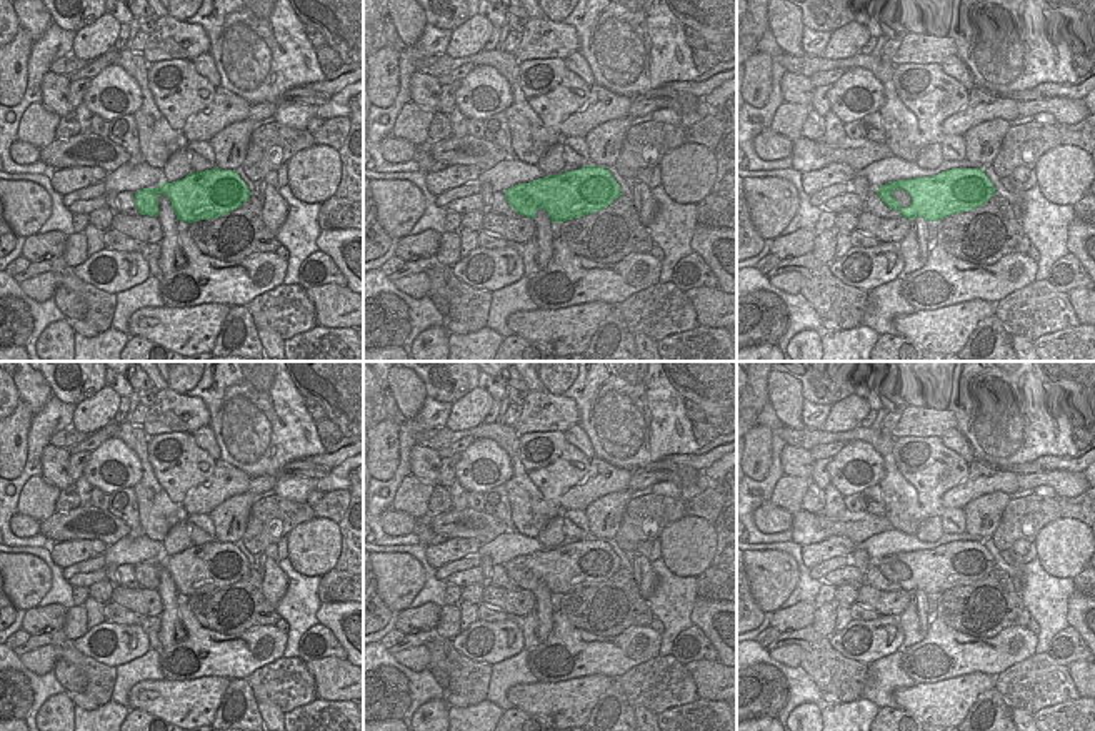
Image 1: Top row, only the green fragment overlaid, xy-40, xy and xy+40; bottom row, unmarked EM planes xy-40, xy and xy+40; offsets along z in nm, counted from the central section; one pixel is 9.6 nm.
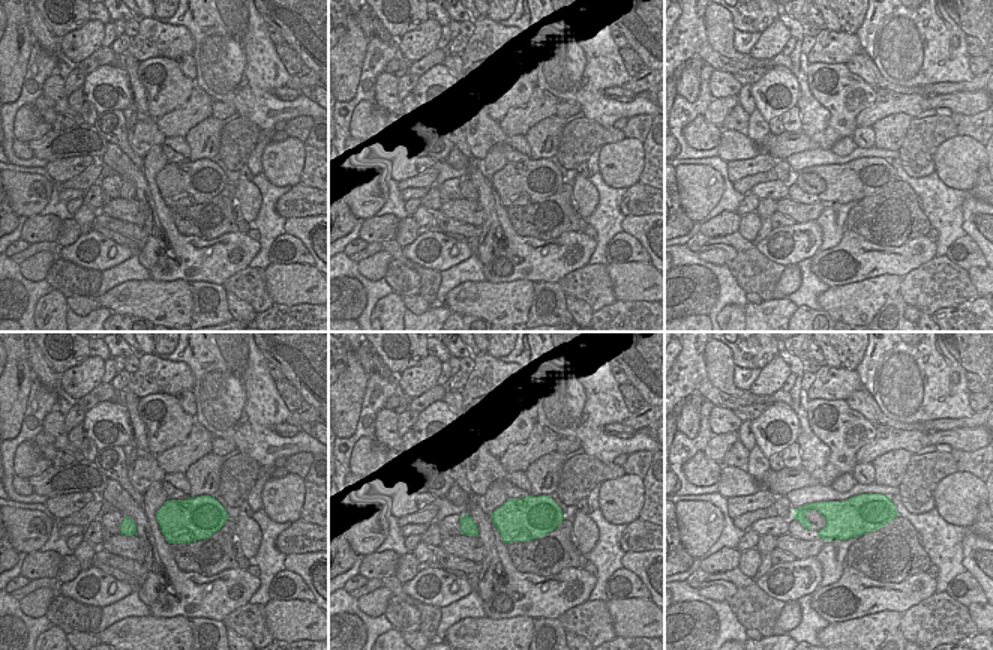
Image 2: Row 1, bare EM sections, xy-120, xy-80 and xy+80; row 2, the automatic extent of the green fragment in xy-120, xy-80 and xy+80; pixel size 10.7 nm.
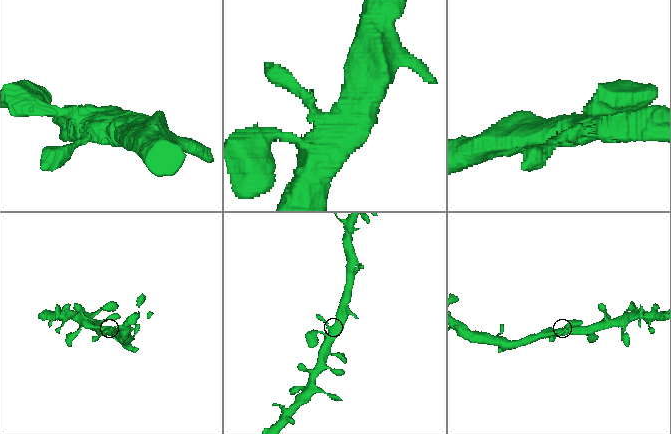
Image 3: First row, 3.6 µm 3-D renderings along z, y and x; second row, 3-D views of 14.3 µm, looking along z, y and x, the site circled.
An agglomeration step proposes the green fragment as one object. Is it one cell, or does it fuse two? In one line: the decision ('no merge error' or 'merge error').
no merge error

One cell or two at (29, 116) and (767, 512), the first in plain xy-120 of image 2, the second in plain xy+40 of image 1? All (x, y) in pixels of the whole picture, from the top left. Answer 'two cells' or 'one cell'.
two cells

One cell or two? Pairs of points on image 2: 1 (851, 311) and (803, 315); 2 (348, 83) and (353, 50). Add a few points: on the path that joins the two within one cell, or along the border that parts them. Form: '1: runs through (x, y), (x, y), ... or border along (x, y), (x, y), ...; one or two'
1: border along (822, 309), (830, 315); two
2: runs through (348, 75), (348, 57); one

